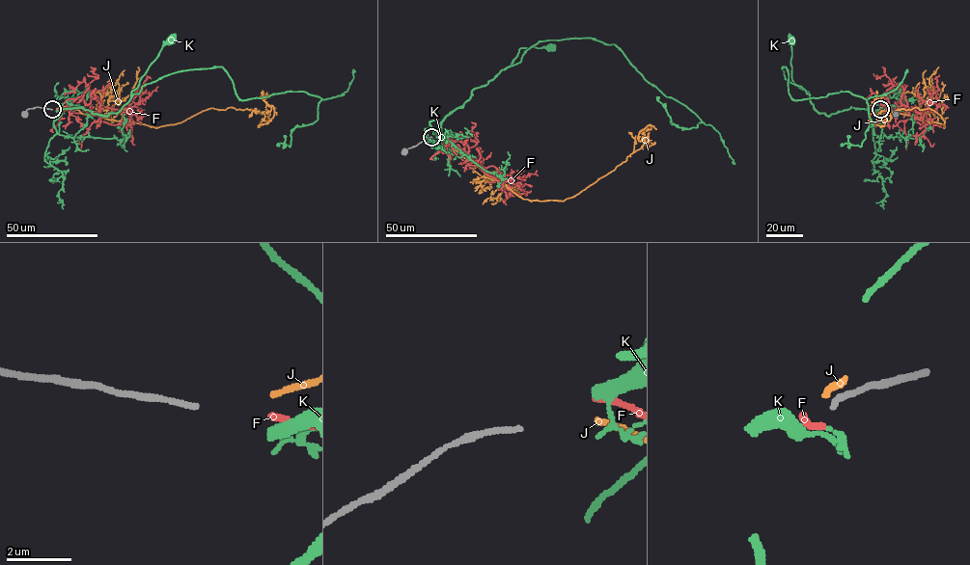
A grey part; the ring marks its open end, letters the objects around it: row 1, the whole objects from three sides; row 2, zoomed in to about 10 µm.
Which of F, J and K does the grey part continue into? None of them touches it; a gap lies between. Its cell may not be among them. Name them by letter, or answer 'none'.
none

